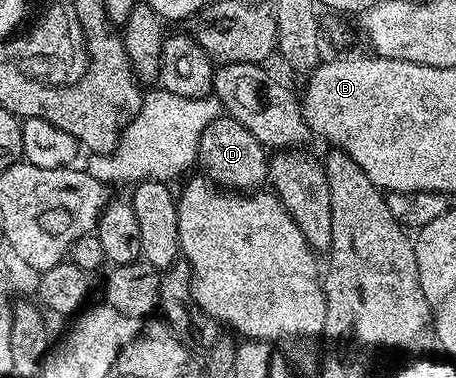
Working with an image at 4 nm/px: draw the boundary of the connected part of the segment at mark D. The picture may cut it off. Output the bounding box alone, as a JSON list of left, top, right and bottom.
[197,113,269,190]

